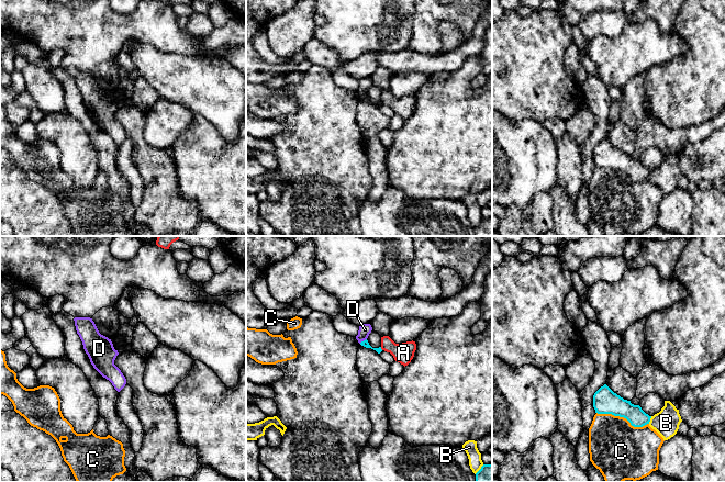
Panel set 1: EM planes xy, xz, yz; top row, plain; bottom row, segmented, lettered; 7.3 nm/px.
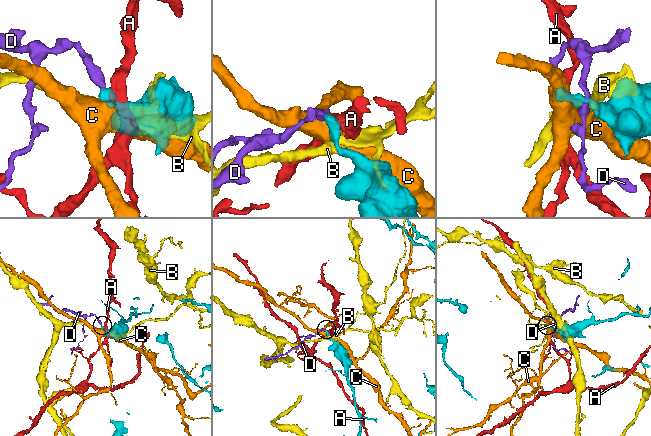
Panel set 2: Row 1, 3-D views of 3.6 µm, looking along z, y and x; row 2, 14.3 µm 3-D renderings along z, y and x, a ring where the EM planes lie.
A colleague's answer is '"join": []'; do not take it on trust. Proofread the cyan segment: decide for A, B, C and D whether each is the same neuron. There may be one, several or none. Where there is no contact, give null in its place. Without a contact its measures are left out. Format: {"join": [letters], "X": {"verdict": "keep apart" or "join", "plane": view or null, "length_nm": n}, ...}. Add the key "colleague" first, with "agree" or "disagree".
{"colleague": "agree", "join": [], "A": {"verdict": "keep apart", "plane": "xz", "length_nm": 30}, "B": {"verdict": "keep apart", "plane": "yz", "length_nm": 60}, "C": {"verdict": "keep apart", "plane": "yz", "length_nm": 400}, "D": {"verdict": "keep apart", "plane": "xz", "length_nm": 70}}

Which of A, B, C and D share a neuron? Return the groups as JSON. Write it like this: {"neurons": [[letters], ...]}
{"neurons": [["A"], ["B"], ["C"], ["D"]]}

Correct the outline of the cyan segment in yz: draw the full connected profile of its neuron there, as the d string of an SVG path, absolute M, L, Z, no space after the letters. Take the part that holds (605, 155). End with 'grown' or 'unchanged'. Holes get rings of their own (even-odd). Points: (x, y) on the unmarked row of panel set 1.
M606 138L594 147L593 161L598 168L612 168L624 171L634 181L643 181L649 178L651 172L639 159L634 159L631 155L624 154Z | unchanged

